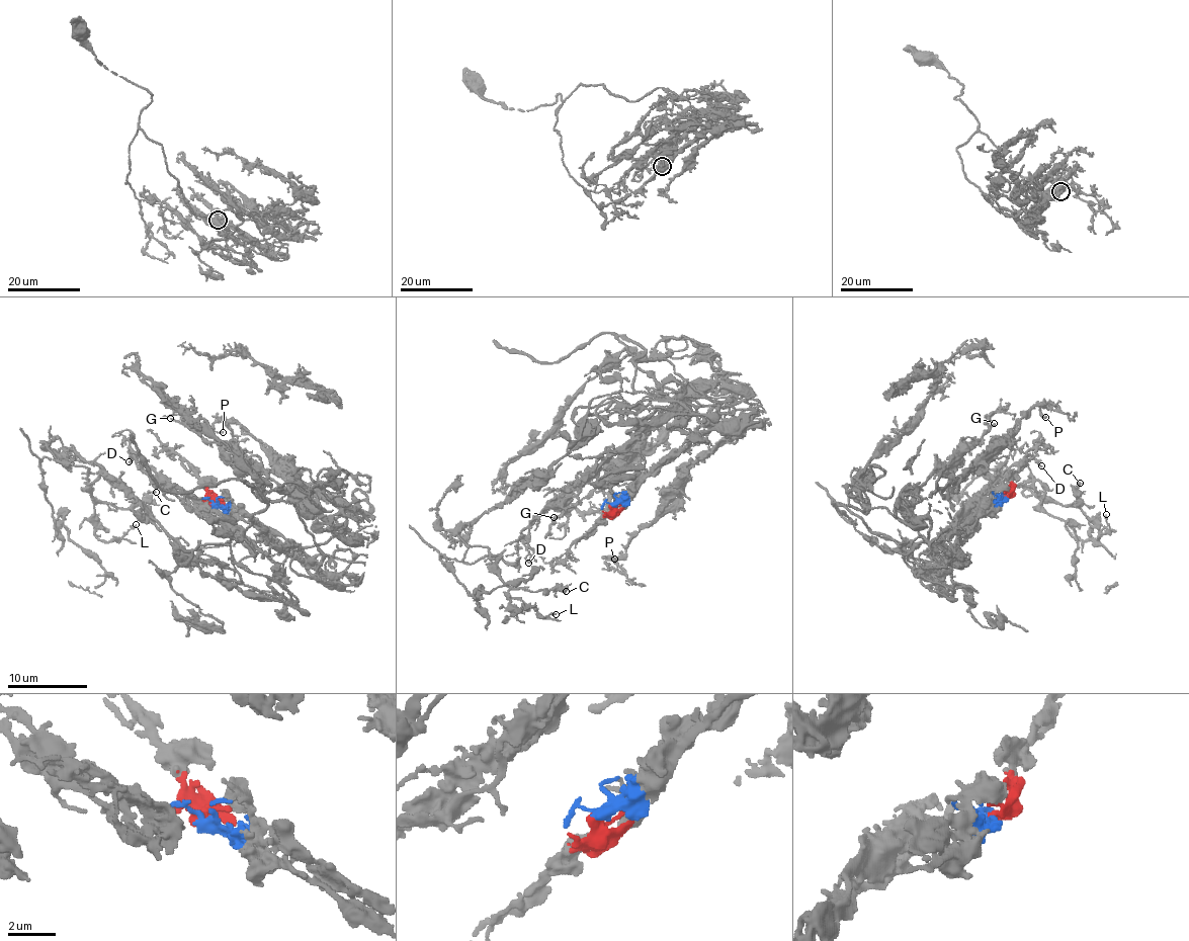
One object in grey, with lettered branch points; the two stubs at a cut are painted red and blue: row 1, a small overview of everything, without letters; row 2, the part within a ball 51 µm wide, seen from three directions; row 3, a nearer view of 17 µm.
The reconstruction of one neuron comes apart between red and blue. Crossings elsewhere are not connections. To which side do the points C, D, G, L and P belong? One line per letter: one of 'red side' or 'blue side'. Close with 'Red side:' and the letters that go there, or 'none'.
C: blue side
D: blue side
G: blue side
L: blue side
P: blue side
Red side: none

